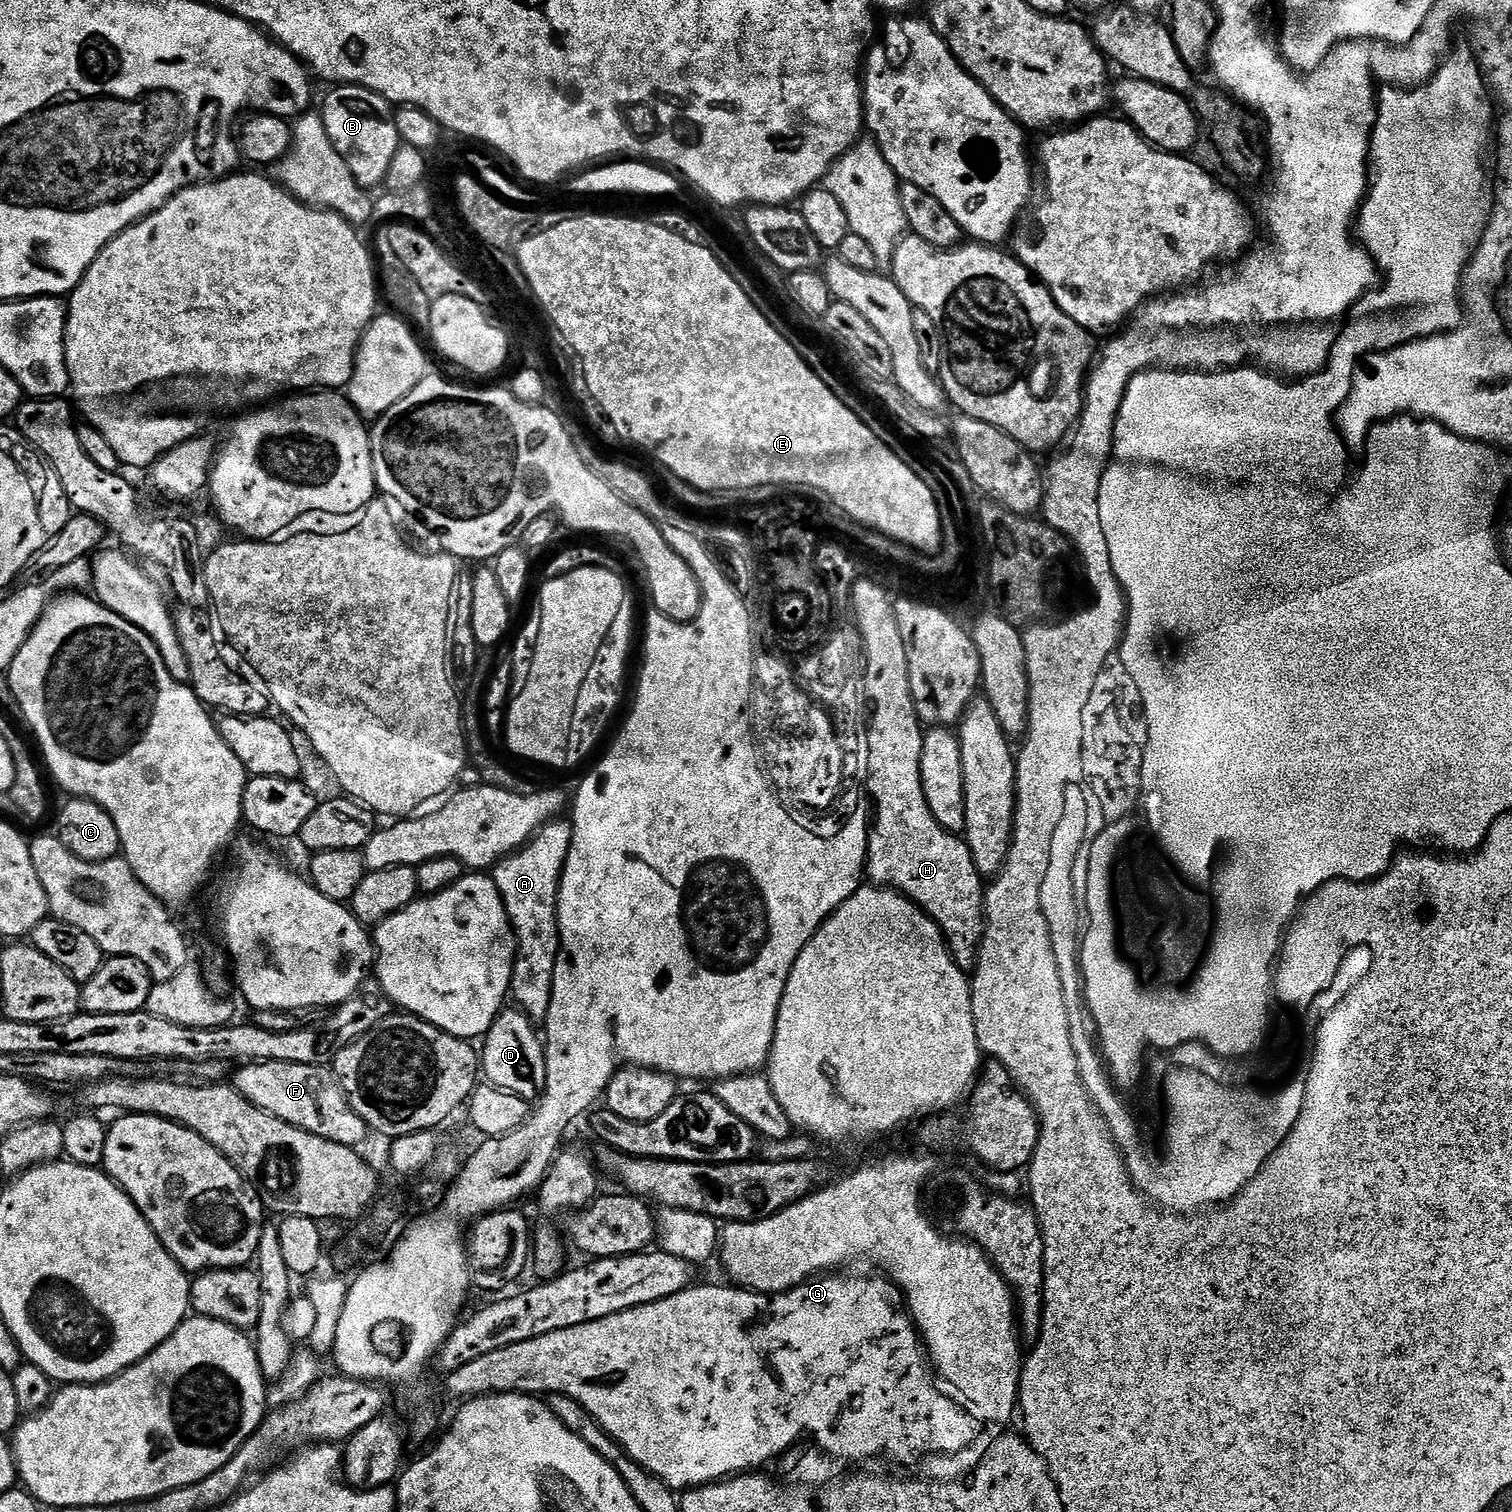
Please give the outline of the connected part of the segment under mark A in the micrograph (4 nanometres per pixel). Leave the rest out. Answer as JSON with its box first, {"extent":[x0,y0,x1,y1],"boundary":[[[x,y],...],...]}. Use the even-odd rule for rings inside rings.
{"extent":[490,818,571,1022],"boundary":[[[557,818],[544,825],[523,848],[504,857],[490,872],[516,932],[516,961],[510,996],[513,1001],[516,999],[515,1007],[533,1022],[547,1021],[550,1010],[554,966],[560,953],[560,879],[571,841],[571,819]]]}

